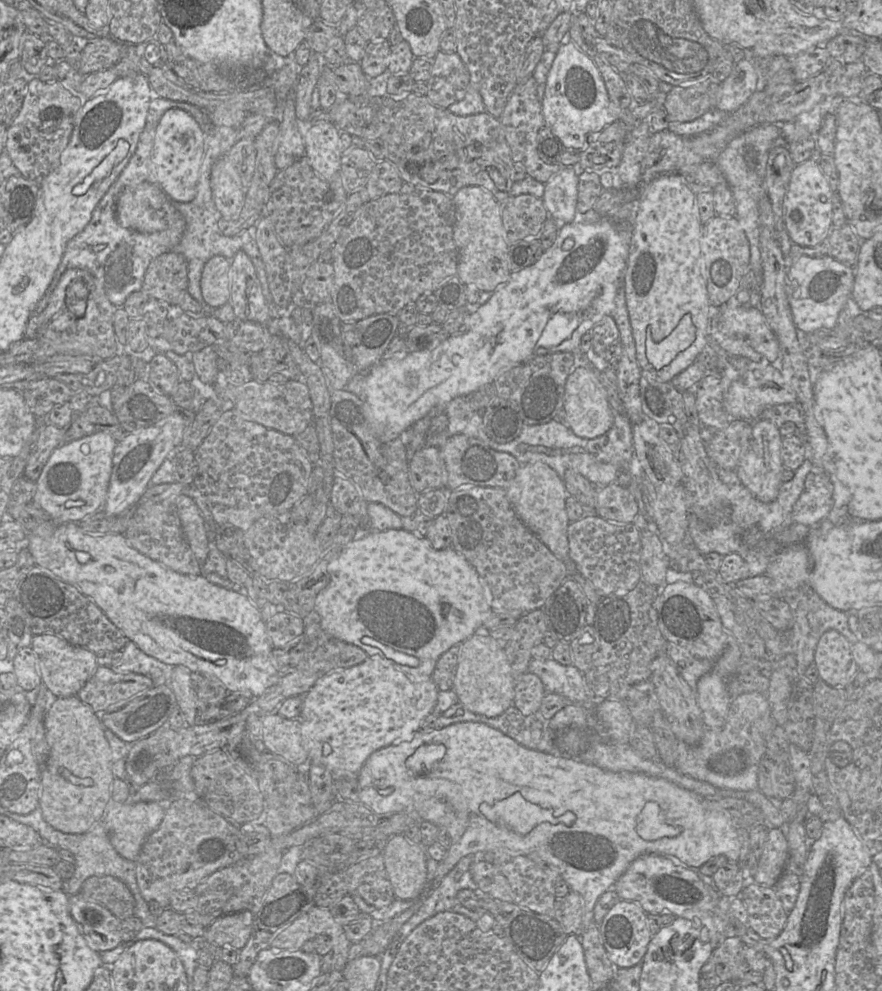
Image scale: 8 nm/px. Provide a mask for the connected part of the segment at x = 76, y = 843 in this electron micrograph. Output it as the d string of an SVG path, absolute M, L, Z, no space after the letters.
M39 806L29 814L20 815L15 813L15 815L10 815L10 818L33 828L43 843L54 848L65 848L71 851L75 858L75 871L74 875L70 879L65 880L62 889L69 896L78 894L82 888L83 883L89 877L105 875L115 877L121 880L130 889L135 900L134 915L142 921L144 927L156 926L156 917L150 912L149 904L142 897L137 884L136 862L127 860L116 852L110 842L103 821L99 821L85 833L68 834L56 830L49 823L47 823L42 816L42 811Z

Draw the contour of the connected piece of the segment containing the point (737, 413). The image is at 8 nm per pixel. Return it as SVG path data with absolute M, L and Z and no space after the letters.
M753 362L748 366L749 369L740 373L740 377L731 383L724 395L724 408L731 419L754 422L771 406L797 405L796 393L785 381L779 369L773 365L760 365Z

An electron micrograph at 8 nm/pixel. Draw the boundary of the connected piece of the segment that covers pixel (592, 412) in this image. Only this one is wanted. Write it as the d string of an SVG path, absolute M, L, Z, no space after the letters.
M577 367L570 373L565 384L563 409L568 428L580 438L597 438L605 434L613 424L614 412L591 369Z

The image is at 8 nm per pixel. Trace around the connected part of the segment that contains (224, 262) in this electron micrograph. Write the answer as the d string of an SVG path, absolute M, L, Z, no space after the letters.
M224 256L210 258L202 271L201 292L205 302L213 308L229 303L230 260Z

